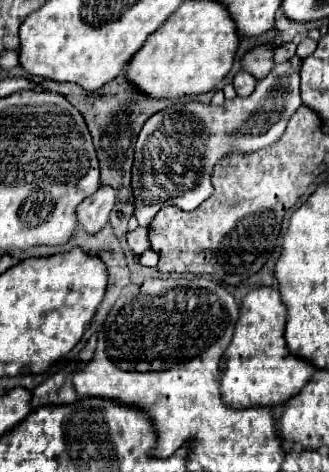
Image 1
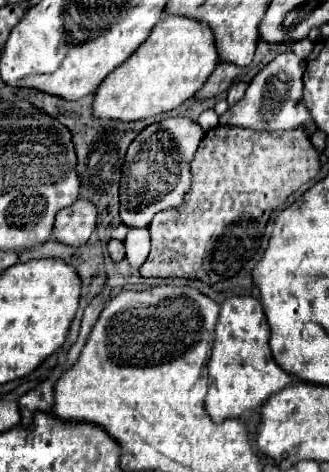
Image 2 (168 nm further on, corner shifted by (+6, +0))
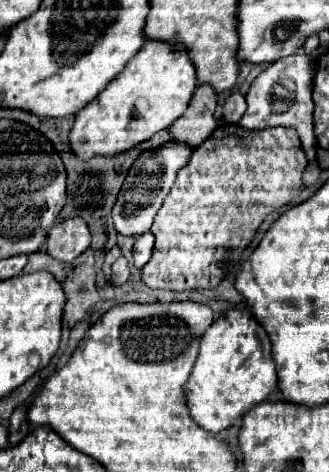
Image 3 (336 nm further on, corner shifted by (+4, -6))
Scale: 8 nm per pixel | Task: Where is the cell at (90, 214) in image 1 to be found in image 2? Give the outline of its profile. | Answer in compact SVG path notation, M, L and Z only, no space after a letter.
M77 200L75 204L57 212L53 236L69 246L81 246L89 240L97 222L97 206L89 200Z

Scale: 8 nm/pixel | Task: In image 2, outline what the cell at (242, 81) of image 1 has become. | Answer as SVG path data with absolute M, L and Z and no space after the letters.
M235 82L235 84L229 88L229 92L227 92L227 102L229 102L229 106L233 106L235 102L239 102L239 100L243 98L245 90L247 90L247 84L245 84L245 82Z

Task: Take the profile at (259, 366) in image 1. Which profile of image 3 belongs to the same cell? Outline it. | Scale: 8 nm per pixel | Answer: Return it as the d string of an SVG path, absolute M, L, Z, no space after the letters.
M225 310L219 314L213 324L203 332L201 342L199 342L199 354L195 360L195 366L191 370L191 376L185 384L185 398L187 398L187 408L189 416L207 432L219 434L227 430L235 420L241 420L241 416L269 398L271 394L277 392L277 372L275 372L275 362L271 358L271 342L263 330L263 326L255 320L255 316L249 310Z

